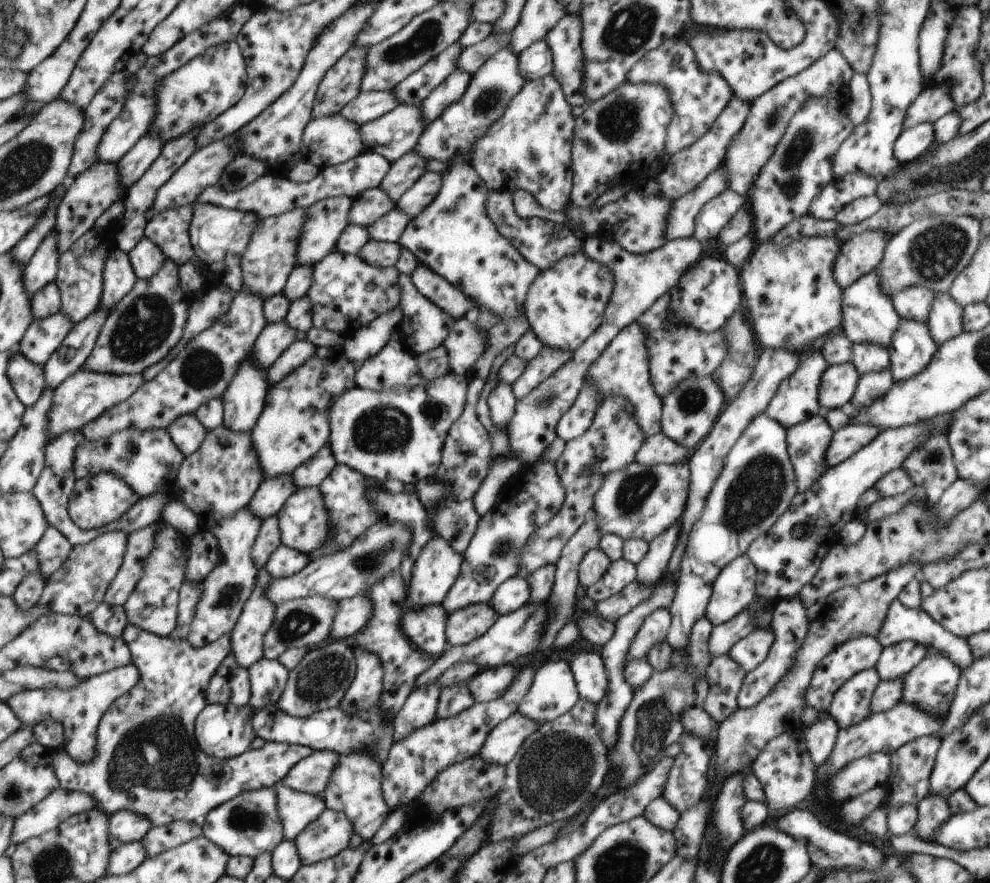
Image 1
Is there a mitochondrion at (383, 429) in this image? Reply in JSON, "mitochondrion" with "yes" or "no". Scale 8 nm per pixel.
{"mitochondrion":"yes"}

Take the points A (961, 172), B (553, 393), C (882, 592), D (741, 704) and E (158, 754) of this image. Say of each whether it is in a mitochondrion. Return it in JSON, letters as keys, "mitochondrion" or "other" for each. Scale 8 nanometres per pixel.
{"A":"mitochondrion","B":"mitochondrion","C":"other","D":"other","E":"mitochondrion"}

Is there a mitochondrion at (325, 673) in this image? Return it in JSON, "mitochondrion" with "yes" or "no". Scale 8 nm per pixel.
{"mitochondrion":"yes"}

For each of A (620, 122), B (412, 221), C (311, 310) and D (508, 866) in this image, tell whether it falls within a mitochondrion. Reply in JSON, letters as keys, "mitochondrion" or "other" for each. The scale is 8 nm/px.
{"A":"mitochondrion","B":"other","C":"other","D":"other"}

